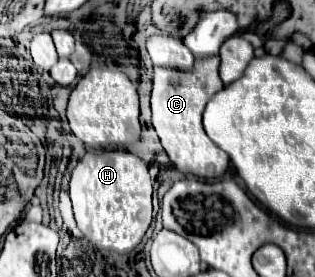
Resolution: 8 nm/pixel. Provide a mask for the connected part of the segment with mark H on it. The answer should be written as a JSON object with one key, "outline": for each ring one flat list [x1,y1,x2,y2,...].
{"outline":[[88,151,72,171,70,199,76,223,96,249,130,253,153,220,153,184,146,163,124,151]]}

